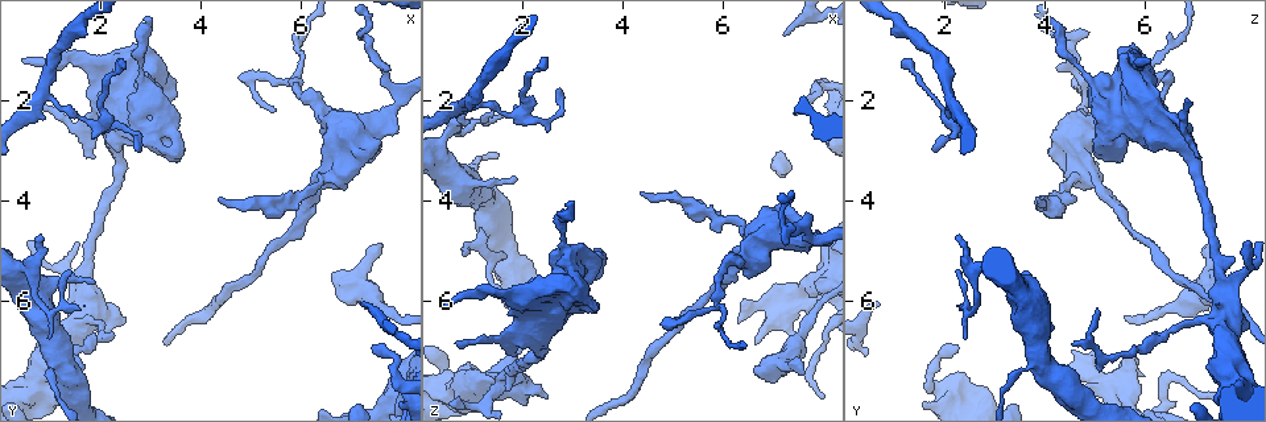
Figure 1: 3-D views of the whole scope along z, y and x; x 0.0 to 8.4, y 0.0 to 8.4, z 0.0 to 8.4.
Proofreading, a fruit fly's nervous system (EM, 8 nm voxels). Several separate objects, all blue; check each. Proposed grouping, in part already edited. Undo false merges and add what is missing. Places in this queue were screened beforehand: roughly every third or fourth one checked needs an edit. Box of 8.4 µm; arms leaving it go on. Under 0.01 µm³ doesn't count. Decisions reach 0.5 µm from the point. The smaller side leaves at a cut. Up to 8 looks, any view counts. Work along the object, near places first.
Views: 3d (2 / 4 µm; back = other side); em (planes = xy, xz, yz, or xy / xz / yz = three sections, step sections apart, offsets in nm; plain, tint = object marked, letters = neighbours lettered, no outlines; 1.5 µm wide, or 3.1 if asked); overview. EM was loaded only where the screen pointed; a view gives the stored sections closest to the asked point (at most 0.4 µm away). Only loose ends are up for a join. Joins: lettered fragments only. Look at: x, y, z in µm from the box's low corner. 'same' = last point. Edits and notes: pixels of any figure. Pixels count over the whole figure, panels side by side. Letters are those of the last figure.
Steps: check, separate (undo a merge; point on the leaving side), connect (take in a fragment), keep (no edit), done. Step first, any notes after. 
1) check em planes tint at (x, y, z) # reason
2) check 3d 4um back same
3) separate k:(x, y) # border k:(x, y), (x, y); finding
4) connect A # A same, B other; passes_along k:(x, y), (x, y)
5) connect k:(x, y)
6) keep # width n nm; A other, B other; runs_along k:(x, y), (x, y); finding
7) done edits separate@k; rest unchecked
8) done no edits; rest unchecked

check 3d 2um back at (5.85, 1.65, 5.95) # sudden change in width

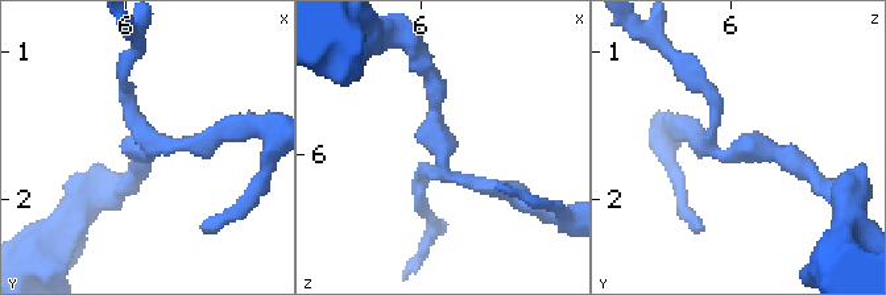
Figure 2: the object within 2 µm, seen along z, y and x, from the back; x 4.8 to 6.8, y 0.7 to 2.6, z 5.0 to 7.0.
check em yz step 8 tint at (5.88, 1.66, 5.94) # arms 3; now the EM

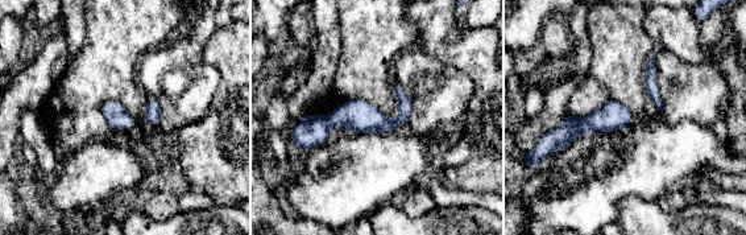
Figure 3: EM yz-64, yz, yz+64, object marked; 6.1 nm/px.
check em planes letters same # another direction

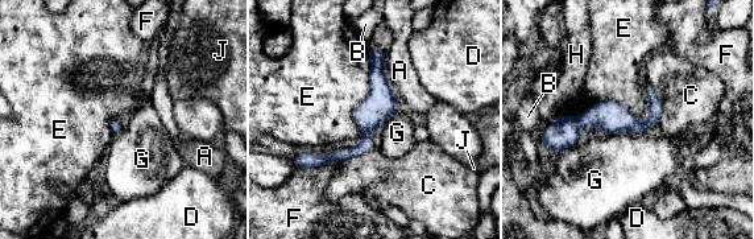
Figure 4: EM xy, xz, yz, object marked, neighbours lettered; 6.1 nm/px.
keep # A other, B other, C other, D other, E other, F other, G other, H other, J other; border 4:(371, 45), (360, 136); continuous, no second cell

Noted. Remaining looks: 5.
check 3d 2um at (7.90, 1.95, 4.85) # sharp bend

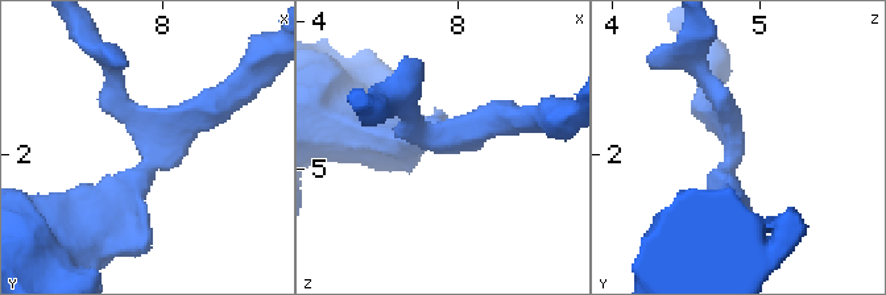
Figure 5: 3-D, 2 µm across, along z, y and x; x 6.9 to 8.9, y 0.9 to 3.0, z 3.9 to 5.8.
check em planes letters at (7.94, 1.92, 4.82) # shape alone is not enough

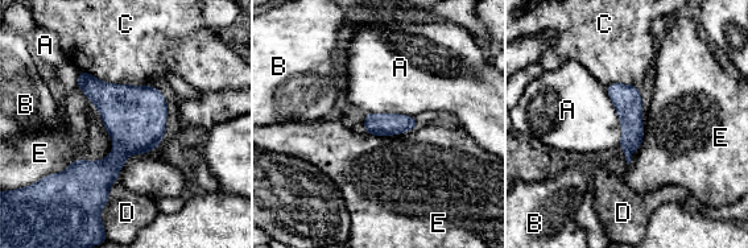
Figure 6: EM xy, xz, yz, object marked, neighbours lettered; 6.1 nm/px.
keep # width 140 nm; A other, B other, C other, D other, E other; border 6:(604, 86), (620, 122), (620, 148); all the same cell

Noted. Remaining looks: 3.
check em xz step 4 letters at (0.90, 6.20, 5.10)

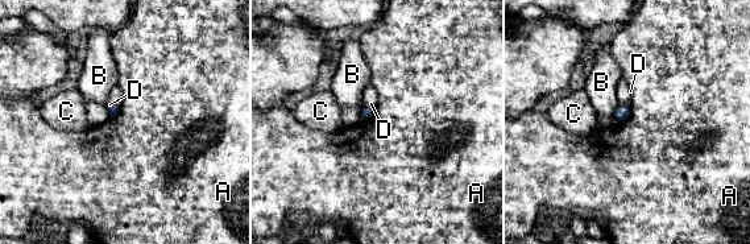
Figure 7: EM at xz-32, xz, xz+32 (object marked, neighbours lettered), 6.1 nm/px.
check em xy step 4 letters same # cut it another way

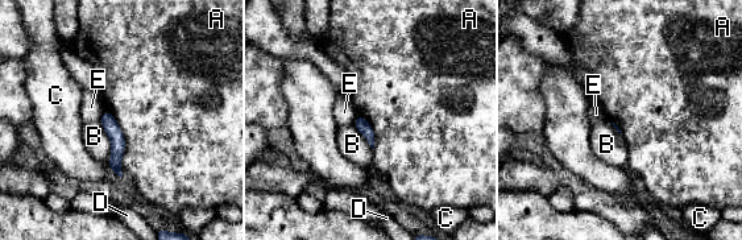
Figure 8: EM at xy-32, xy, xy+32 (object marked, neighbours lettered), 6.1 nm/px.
keep # A other, B other, C other, D other, E other; runs_along 8:(106, 115), (116, 136), (117, 170); none of them fits

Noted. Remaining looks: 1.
check em planes letters at (1.85, 5.60, 3.65) # branch stops here

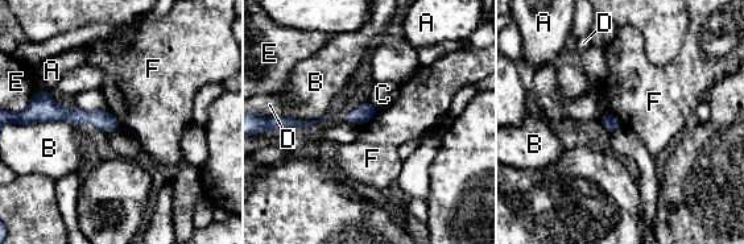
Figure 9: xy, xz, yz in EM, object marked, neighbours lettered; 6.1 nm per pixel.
keep # A other, B other, C other, D other, E other, F other; no lettered fragment goes on from it

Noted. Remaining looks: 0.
done no edits; rest unchecked

